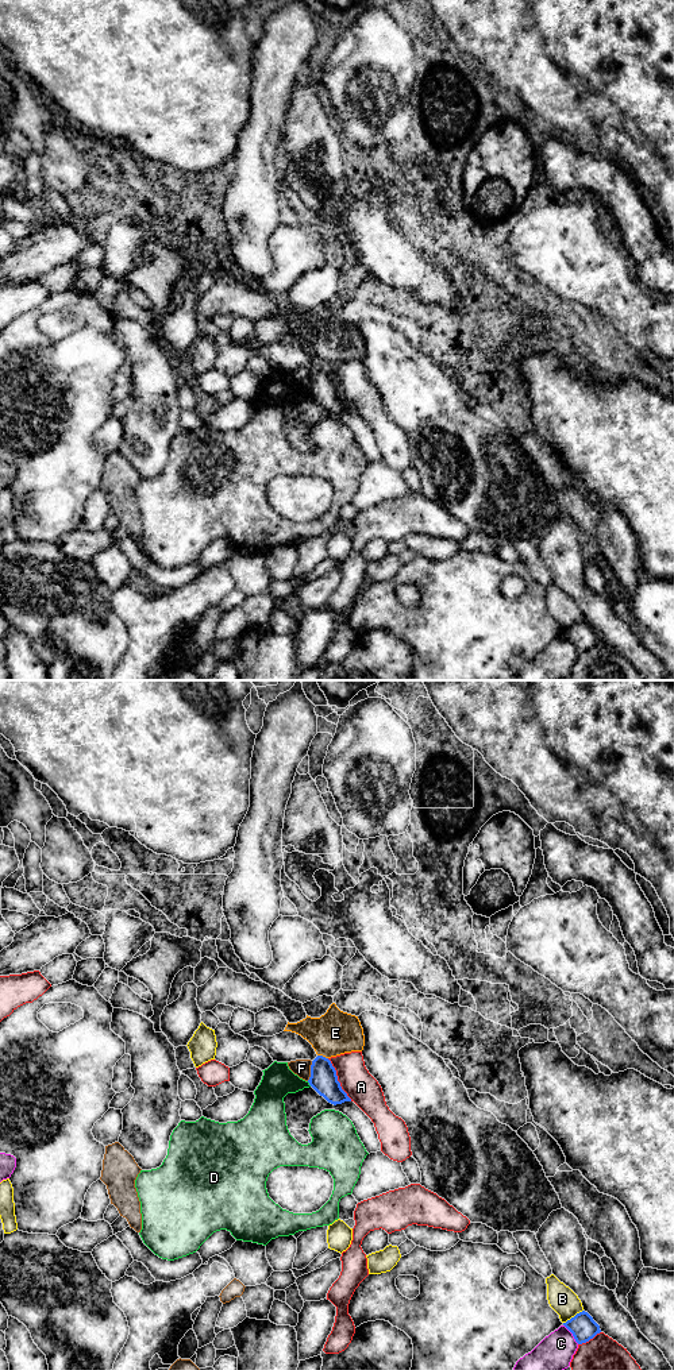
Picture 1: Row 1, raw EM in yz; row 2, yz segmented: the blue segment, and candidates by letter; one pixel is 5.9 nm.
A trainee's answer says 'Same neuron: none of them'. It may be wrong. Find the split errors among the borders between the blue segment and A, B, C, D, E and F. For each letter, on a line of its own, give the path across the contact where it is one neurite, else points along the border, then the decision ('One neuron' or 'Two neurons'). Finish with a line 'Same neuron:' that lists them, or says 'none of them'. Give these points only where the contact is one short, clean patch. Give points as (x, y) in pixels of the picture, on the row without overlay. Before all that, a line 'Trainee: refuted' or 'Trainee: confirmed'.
Trainee: confirmed
A: Two neurons
B: Two neurons
C: Two neurons
D: Two neurons
E: Boundary: yz (318, 363), (327, 367). Two neurons
F: Boundary: yz (312, 370), (307, 389). Two neurons
Same neuron: none of them

